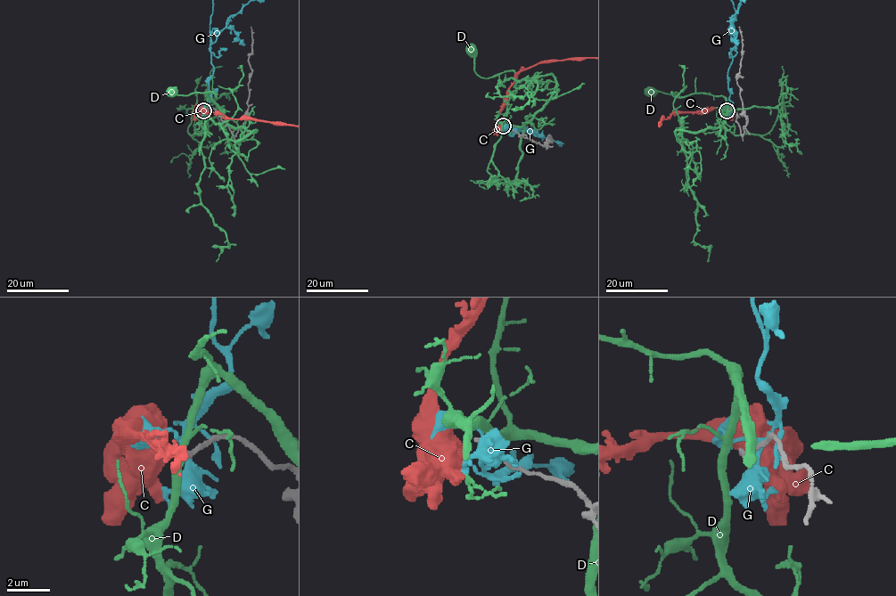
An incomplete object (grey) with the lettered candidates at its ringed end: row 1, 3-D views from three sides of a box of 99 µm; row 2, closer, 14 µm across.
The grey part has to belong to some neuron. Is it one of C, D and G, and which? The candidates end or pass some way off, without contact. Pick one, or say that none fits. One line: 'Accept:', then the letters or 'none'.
Accept: none

